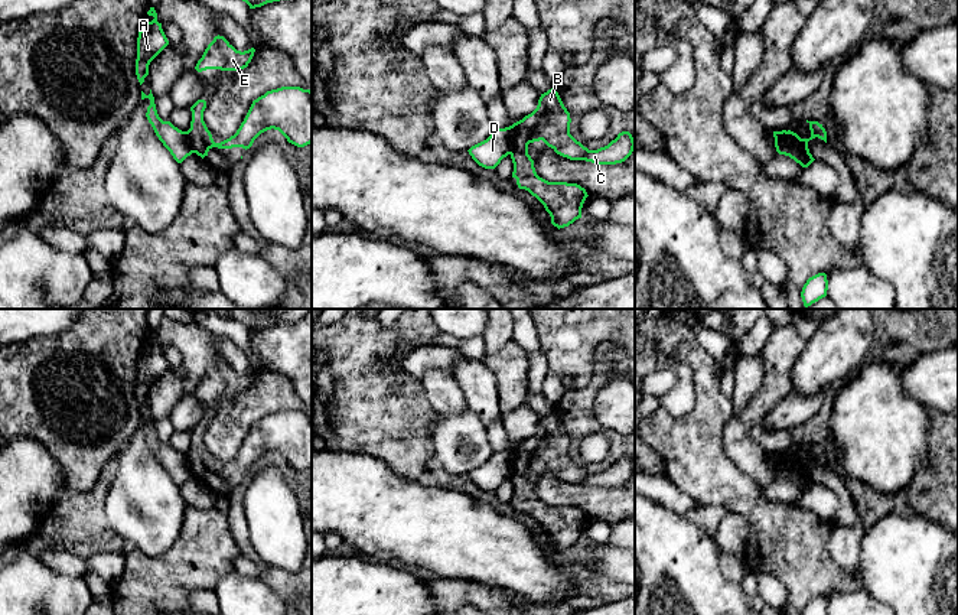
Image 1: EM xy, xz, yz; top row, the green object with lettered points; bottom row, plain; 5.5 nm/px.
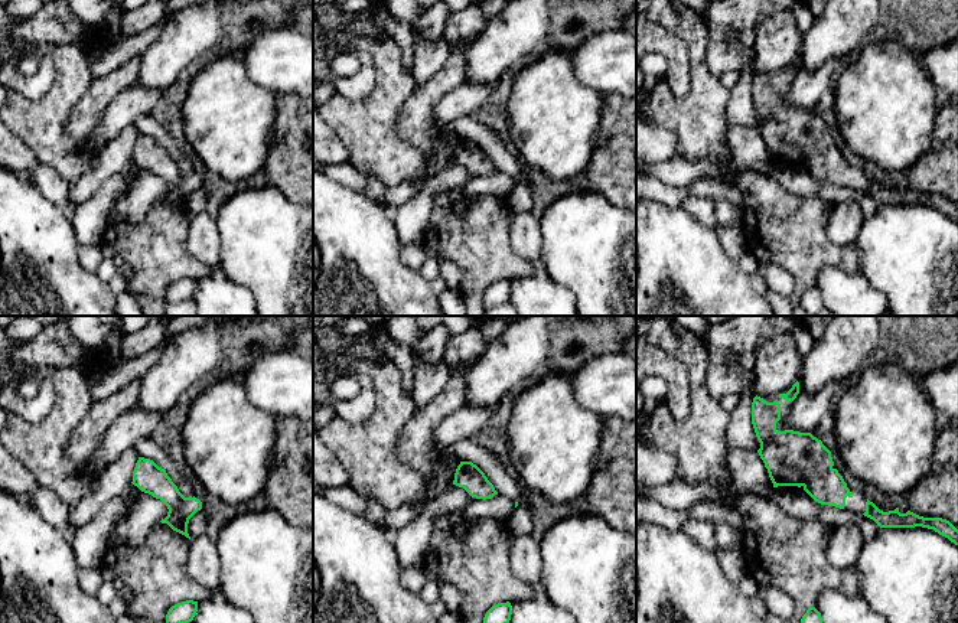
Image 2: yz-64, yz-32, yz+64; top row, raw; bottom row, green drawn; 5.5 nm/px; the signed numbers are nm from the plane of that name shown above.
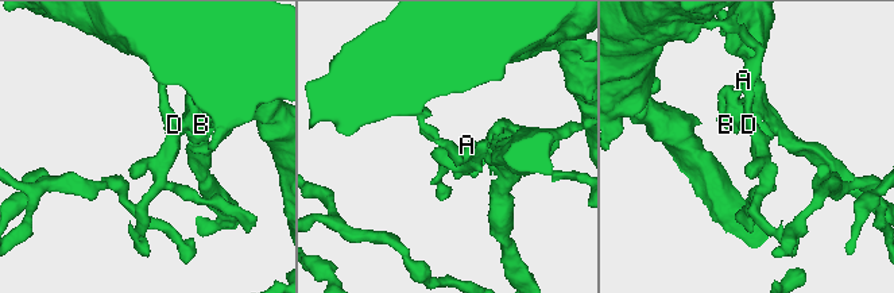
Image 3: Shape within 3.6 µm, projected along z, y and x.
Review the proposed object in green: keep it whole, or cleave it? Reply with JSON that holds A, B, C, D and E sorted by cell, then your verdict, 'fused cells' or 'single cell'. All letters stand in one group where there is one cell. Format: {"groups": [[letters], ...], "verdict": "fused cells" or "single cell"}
{"groups": [["A", "D"], ["B", "C", "E"]], "verdict": "fused cells"}

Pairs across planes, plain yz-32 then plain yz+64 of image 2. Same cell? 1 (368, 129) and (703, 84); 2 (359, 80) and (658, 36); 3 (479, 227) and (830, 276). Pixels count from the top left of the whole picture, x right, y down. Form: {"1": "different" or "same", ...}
{"1": "same", "2": "same", "3": "different"}

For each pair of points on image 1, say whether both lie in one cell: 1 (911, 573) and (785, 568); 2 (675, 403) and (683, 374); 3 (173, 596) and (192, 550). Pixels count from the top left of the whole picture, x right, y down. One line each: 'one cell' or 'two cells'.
1: two cells
2: one cell
3: one cell

